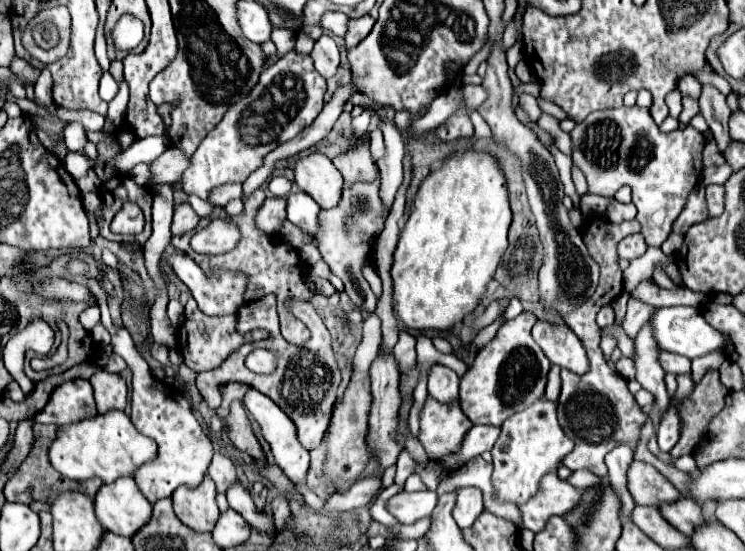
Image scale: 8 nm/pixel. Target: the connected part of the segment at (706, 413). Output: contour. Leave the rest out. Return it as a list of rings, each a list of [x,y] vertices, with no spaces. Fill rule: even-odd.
[[[707,371],[707,375],[701,379],[701,383],[695,385],[687,403],[683,403],[683,407],[681,407],[683,431],[681,431],[677,445],[671,449],[673,459],[687,455],[695,449],[701,435],[705,433],[707,423],[713,419],[715,413],[719,413],[723,409],[725,395],[727,395],[727,389],[719,381],[719,373]]]

